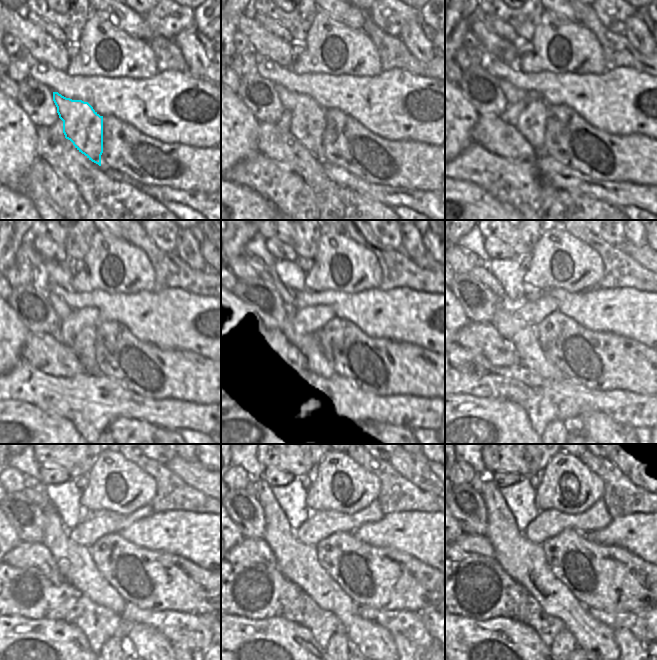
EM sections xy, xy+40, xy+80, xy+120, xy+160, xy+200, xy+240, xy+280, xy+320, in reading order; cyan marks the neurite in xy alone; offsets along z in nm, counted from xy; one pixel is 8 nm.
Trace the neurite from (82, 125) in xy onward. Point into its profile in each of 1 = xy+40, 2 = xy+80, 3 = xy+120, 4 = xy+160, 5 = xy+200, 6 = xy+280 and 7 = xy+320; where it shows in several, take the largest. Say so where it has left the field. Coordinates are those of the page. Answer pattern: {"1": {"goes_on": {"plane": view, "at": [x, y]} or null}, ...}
{"1": {"goes_on": {"plane": "xy+40", "at": [307, 124]}}, "2": {"goes_on": {"plane": "xy+80", "at": [531, 122]}}, "3": {"goes_on": {"plane": "xy+120", "at": [83, 345]}}, "4": {"goes_on": {"plane": "xy+160", "at": [264, 279]}}, "5": {"goes_on": {"plane": "xy+200", "at": [482, 273]}}, "6": {"goes_on": {"plane": "xy+280", "at": [250, 488]}}, "7": {"goes_on": {"plane": "xy+320", "at": [478, 478]}}}

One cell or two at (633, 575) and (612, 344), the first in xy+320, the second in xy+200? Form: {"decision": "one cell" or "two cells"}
{"decision": "one cell"}

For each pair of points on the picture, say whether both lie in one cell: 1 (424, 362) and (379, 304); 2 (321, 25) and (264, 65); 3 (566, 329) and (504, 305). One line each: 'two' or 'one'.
1: two
2: two
3: two

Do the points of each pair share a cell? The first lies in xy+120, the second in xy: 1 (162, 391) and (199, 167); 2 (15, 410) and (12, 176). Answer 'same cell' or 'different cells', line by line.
1: same cell
2: different cells

